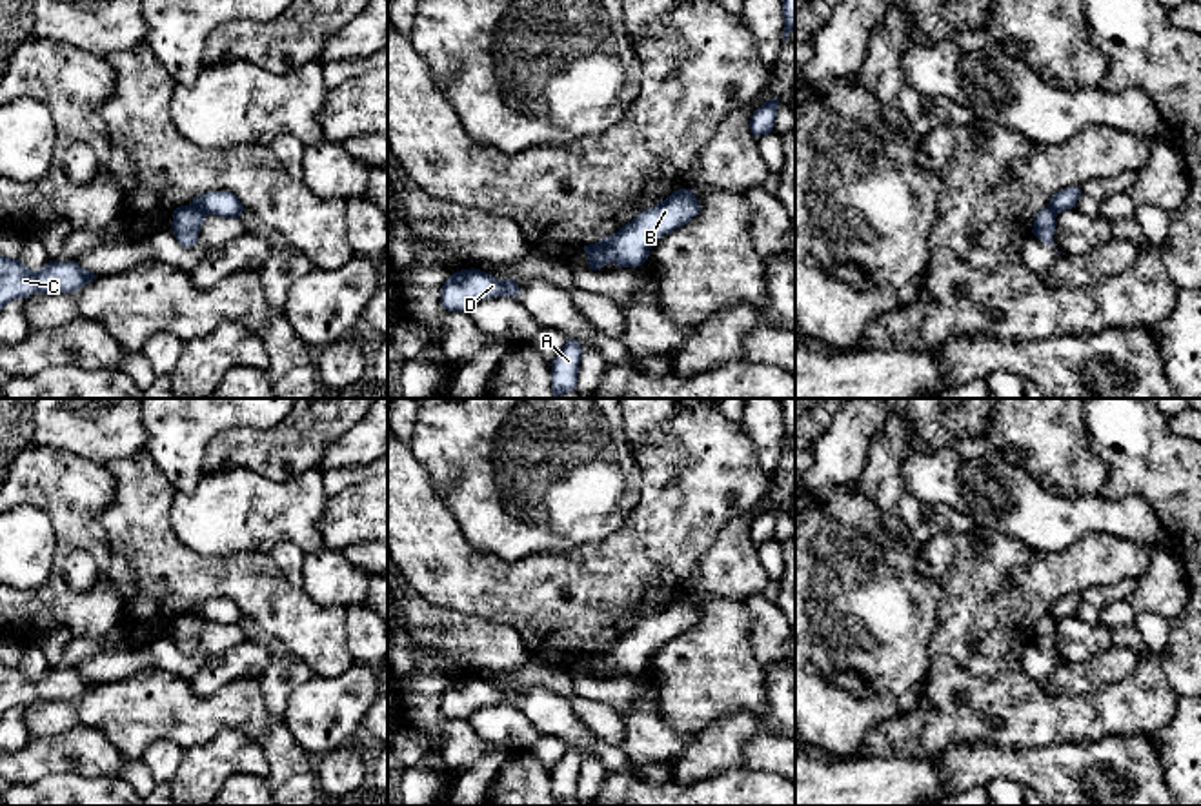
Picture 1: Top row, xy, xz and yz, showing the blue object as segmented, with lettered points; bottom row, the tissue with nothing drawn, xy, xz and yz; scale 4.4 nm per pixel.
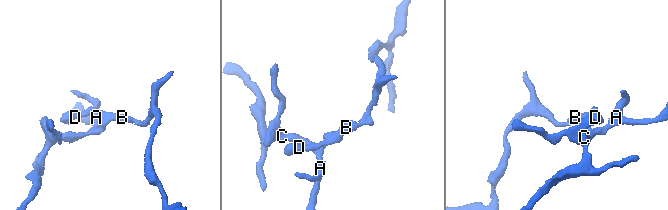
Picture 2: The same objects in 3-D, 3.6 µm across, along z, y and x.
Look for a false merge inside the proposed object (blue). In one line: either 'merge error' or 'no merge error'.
merge error

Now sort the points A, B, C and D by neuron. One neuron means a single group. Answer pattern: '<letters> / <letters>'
A C / B D

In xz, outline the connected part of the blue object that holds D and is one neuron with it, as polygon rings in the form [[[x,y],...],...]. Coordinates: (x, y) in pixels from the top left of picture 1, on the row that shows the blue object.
[[[460,269],[442,286],[440,302],[448,311],[469,311],[477,302],[491,297],[517,297],[517,280],[499,280],[480,269]]]

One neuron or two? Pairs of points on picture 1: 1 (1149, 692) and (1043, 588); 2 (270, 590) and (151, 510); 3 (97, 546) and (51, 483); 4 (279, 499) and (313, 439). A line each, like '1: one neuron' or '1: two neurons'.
1: one neuron
2: one neuron
3: one neuron
4: two neurons

